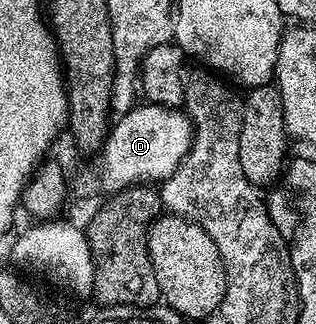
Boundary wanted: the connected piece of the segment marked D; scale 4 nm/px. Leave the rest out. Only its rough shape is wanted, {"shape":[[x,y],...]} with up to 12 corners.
{"shape":[[148,101],[110,124],[79,195],[158,184],[191,147],[182,110]]}

